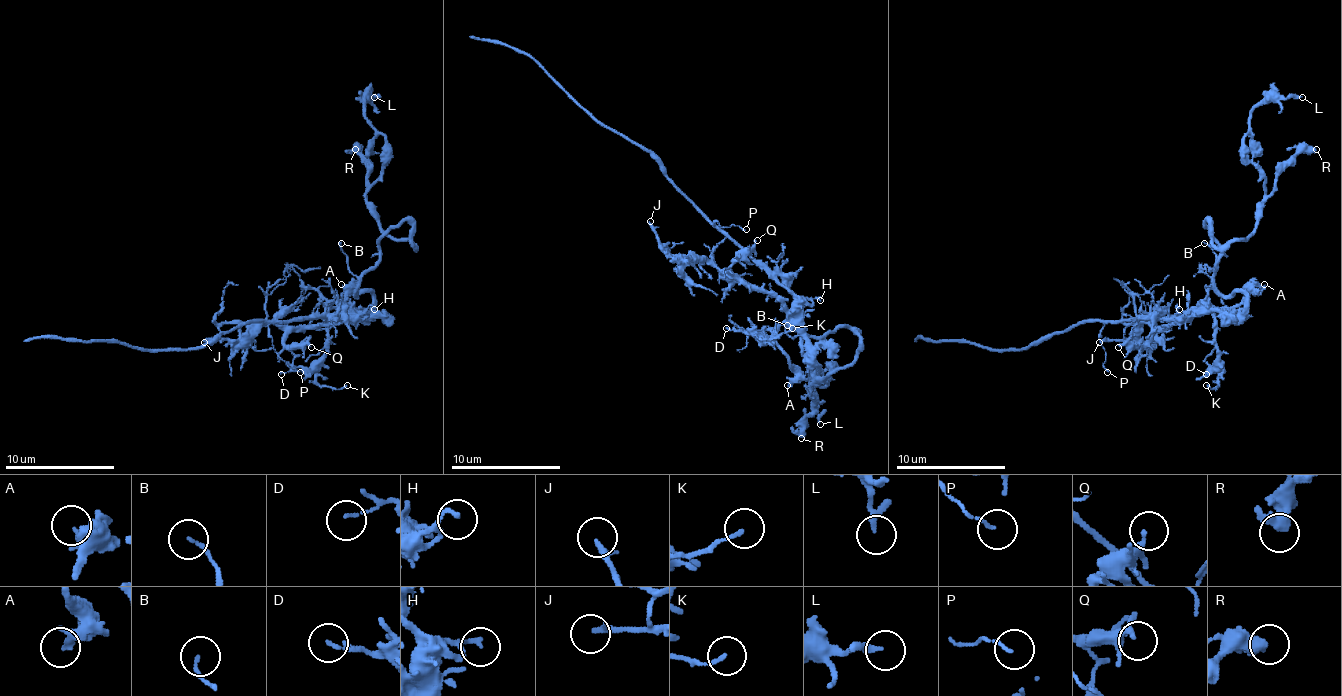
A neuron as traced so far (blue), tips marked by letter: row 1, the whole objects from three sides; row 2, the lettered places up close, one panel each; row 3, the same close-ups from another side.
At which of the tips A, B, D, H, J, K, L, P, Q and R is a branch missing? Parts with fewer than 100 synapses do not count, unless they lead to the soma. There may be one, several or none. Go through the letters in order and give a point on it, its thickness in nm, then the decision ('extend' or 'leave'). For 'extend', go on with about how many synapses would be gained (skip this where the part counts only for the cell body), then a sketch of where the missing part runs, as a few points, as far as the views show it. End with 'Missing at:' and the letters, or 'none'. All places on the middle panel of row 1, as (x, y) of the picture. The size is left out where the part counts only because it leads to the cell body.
A: place (787, 385); calibre 150 nm; leave
B: place (787, 325); calibre 110 nm; leave
D: place (726, 328); calibre 110 nm; leave
H: place (820, 300); calibre 160 nm; leave
J: place (650, 221); calibre 240 nm; leave
K: place (792, 328); calibre 120 nm; leave
L: place (820, 424); calibre 180 nm; leave
P: place (746, 229); calibre 100 nm; leave
Q: place (757, 240); calibre 150 nm; leave
R: place (801, 438); calibre 360 nm; leave
Missing at: none

